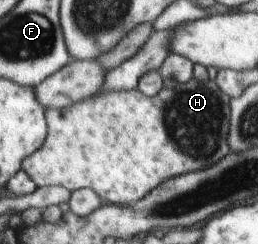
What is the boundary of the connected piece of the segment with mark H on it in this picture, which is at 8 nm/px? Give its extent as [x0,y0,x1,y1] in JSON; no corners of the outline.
[22,78,230,206]

